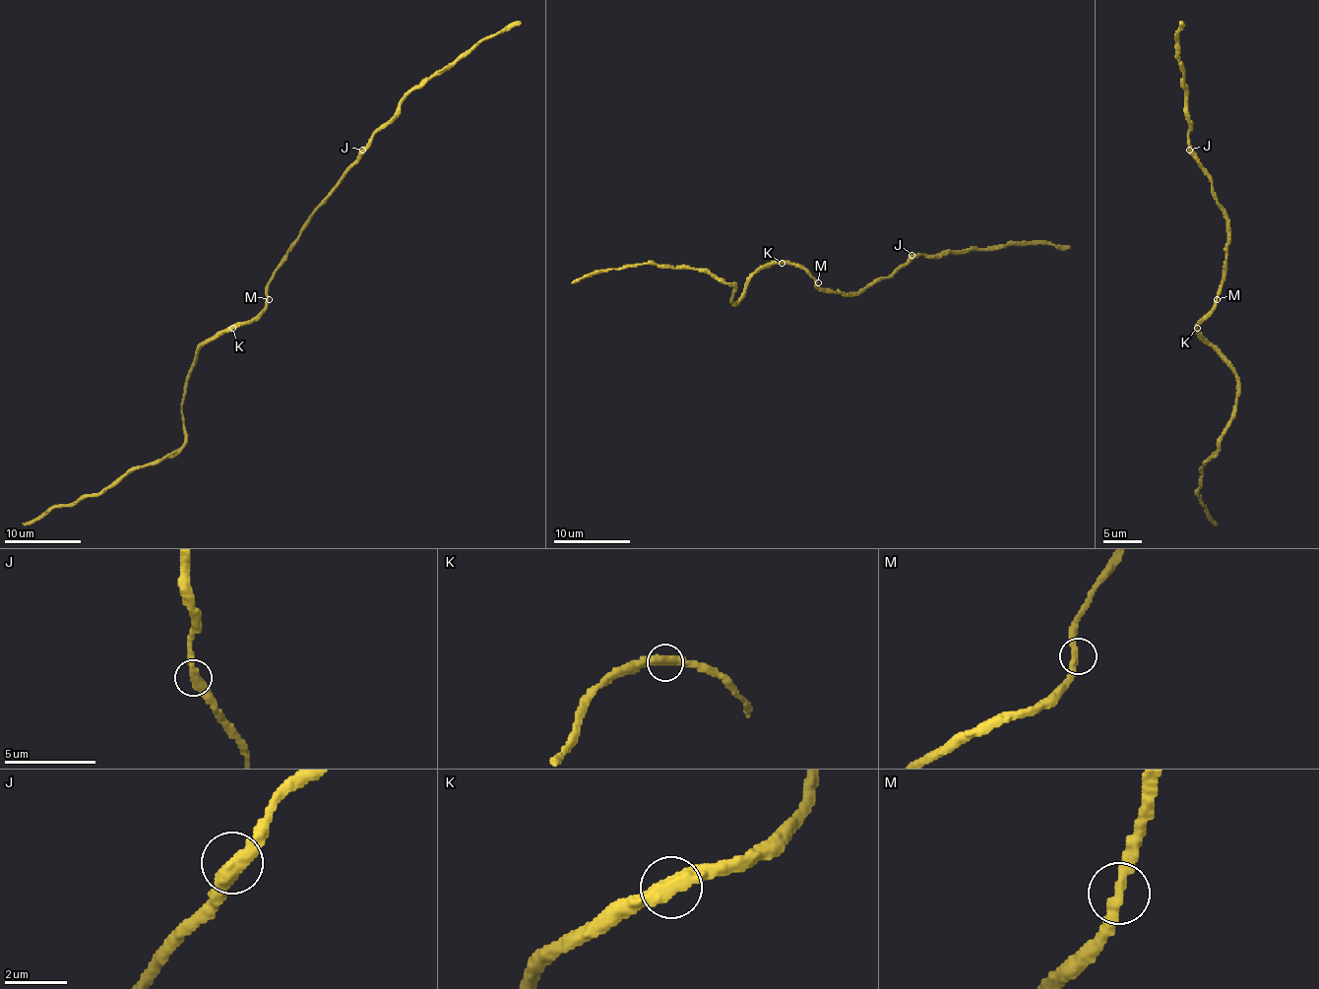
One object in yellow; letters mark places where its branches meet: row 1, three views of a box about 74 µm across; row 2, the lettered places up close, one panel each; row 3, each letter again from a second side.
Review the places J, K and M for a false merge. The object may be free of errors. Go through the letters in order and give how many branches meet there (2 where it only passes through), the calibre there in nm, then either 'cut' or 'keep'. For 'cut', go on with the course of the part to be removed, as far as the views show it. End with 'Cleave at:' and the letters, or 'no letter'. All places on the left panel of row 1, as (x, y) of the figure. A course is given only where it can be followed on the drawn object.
J: 2 | 480 nm | keep
K: 2 | 440 nm | keep
M: 2 | 320 nm | keep
Cleave at: no letter

